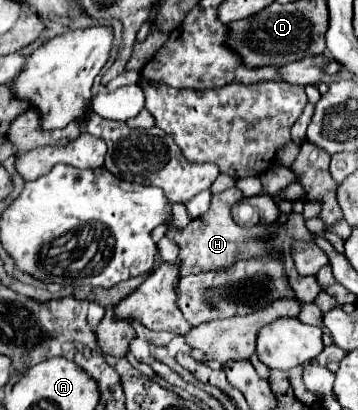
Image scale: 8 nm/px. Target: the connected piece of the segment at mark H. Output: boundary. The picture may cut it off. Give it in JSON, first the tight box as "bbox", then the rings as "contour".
{"bbox":[165,189,321,303],"contour":[[[227,189],[219,195],[213,195],[211,199],[211,207],[209,211],[191,221],[187,227],[183,229],[169,229],[165,235],[179,245],[179,267],[181,267],[181,277],[189,275],[189,273],[201,273],[201,271],[217,271],[221,267],[231,267],[237,259],[245,259],[245,257],[257,257],[257,255],[267,255],[271,247],[277,247],[281,252],[283,263],[288,277],[289,286],[294,291],[296,298],[303,301],[303,303],[313,302],[320,292],[320,287],[317,283],[316,276],[301,276],[296,270],[291,251],[293,245],[297,241],[315,241],[313,233],[307,231],[305,227],[305,220],[312,216],[319,216],[321,212],[321,203],[318,201],[304,202],[304,210],[302,213],[291,213],[289,215],[289,223],[285,229],[277,231],[273,237],[265,237],[265,239],[257,239],[259,235],[263,235],[267,231],[265,225],[261,227],[251,227],[251,229],[243,229],[237,227],[237,223],[233,223],[231,213],[229,213],[229,205],[241,201],[243,195],[241,191]]]}

